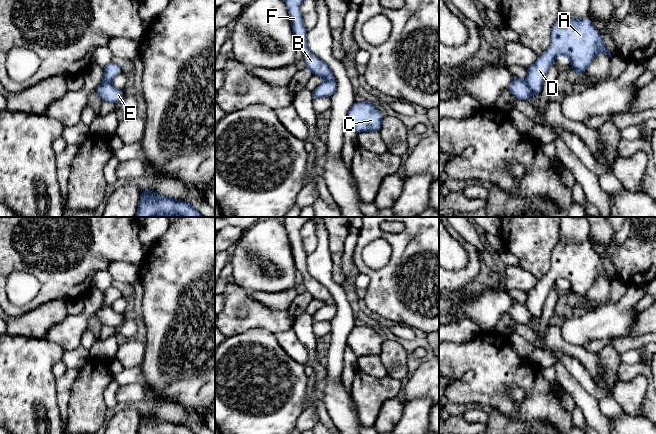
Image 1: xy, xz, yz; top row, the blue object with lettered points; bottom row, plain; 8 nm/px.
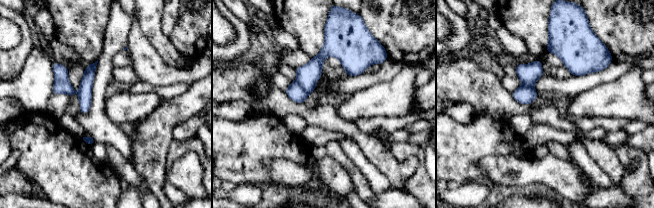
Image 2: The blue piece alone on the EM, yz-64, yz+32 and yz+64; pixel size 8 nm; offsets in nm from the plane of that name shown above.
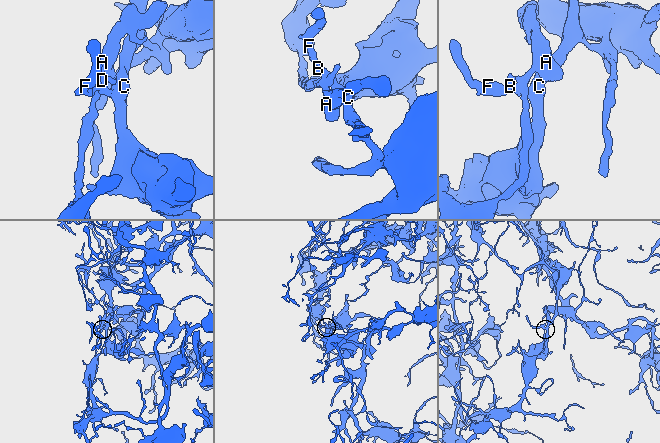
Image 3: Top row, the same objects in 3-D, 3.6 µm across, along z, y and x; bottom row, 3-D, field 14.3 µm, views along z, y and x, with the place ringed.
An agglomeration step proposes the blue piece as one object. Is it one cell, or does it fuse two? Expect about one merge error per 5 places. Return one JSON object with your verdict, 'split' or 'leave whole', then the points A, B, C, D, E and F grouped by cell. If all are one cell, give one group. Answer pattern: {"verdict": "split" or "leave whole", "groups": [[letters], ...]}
{"verdict": "split", "groups": [["A", "D"], ["B", "C", "E", "F"]]}

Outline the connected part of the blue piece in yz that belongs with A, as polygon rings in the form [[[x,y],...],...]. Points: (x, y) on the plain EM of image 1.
[[[561,237],[551,254],[551,267],[536,286],[527,292],[526,306],[532,318],[541,318],[550,290],[558,279],[566,279],[570,290],[577,298],[585,298],[588,289],[598,277],[612,281],[600,257],[589,240],[581,243],[566,243]]]

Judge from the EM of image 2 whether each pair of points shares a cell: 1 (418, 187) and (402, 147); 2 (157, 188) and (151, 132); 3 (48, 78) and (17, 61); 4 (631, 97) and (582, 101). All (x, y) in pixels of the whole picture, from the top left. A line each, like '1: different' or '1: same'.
1: same
2: same
3: different
4: same

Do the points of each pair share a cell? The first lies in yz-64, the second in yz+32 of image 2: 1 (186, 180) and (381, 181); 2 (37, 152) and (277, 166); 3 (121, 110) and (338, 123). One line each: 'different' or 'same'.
1: different
2: different
3: different

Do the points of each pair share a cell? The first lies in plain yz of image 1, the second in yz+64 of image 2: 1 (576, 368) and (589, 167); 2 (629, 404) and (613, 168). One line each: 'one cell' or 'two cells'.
1: one cell
2: one cell

